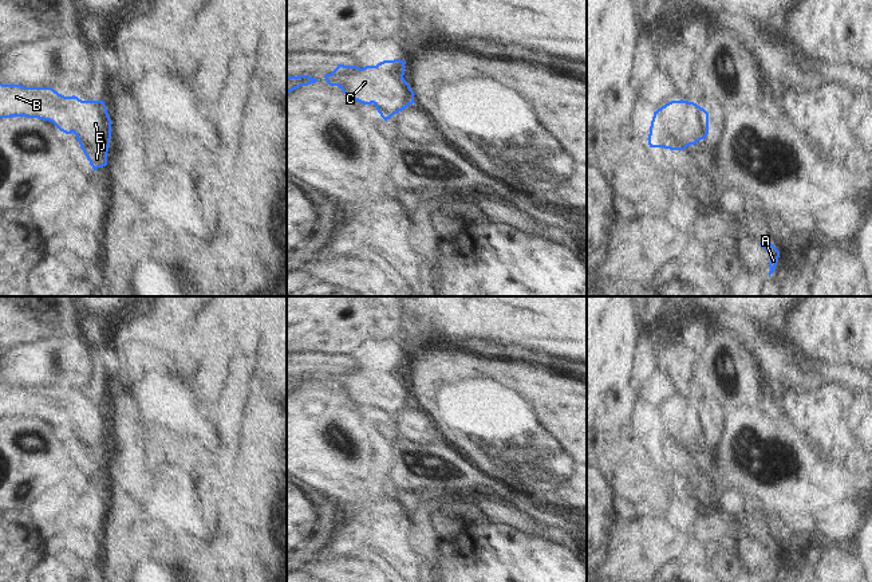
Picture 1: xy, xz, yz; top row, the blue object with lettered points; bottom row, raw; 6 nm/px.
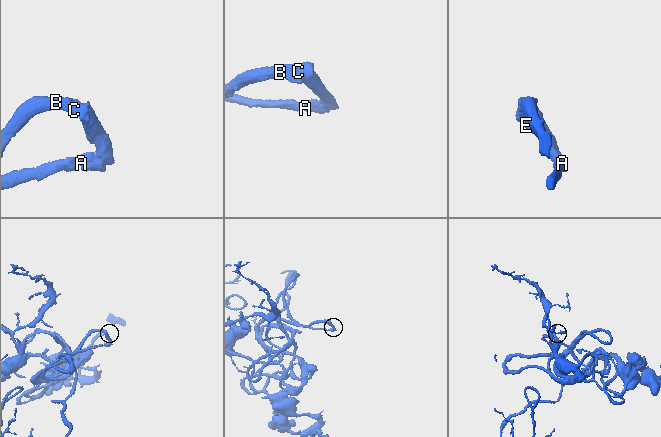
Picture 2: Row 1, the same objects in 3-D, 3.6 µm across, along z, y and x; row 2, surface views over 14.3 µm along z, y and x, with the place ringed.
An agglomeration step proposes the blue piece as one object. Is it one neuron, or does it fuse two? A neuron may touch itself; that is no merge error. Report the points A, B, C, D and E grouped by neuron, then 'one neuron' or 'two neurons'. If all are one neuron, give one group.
groups A B C D E; one neuron

